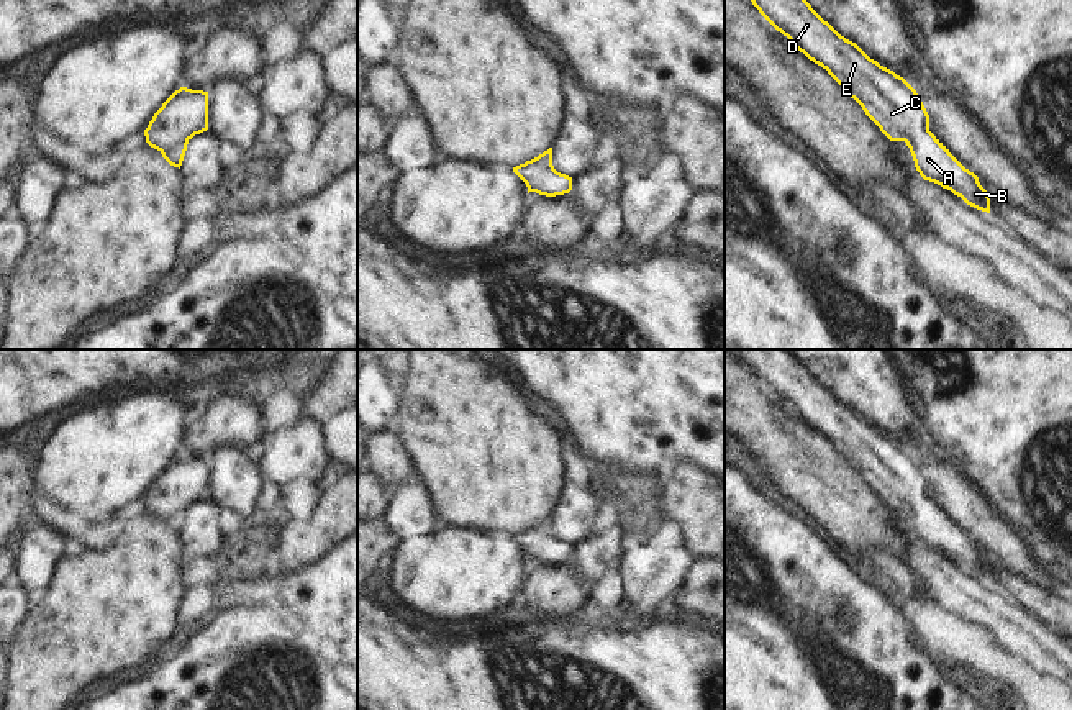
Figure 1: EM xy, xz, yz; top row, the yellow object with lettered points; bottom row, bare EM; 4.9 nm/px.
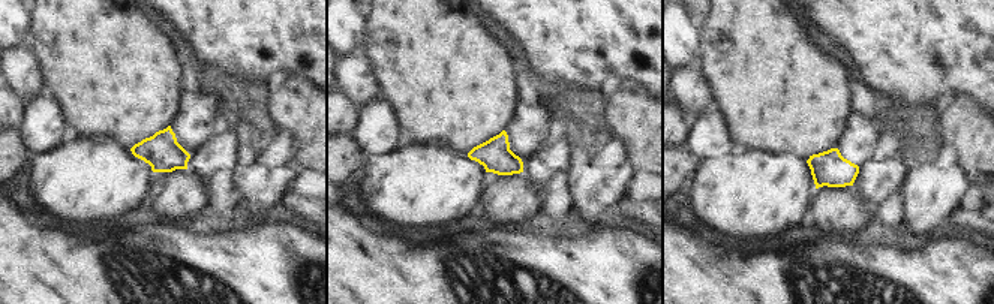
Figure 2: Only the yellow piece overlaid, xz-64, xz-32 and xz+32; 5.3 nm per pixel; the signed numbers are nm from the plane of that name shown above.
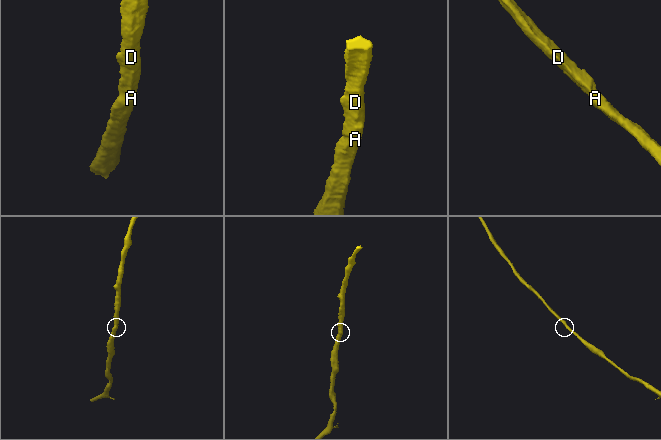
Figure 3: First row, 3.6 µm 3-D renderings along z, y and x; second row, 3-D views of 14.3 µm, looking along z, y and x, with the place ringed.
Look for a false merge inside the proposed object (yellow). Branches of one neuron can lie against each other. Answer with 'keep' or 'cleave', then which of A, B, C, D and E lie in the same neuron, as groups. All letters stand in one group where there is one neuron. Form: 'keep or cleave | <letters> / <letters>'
keep | A B C D E

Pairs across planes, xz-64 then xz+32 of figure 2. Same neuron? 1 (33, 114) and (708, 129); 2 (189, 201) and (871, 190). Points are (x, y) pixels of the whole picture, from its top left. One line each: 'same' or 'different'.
1: same
2: different

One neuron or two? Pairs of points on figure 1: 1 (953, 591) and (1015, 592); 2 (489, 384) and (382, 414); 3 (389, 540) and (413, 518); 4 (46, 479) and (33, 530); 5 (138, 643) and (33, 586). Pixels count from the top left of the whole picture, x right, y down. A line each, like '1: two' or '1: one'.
1: two
2: two
3: two
4: two
5: two

